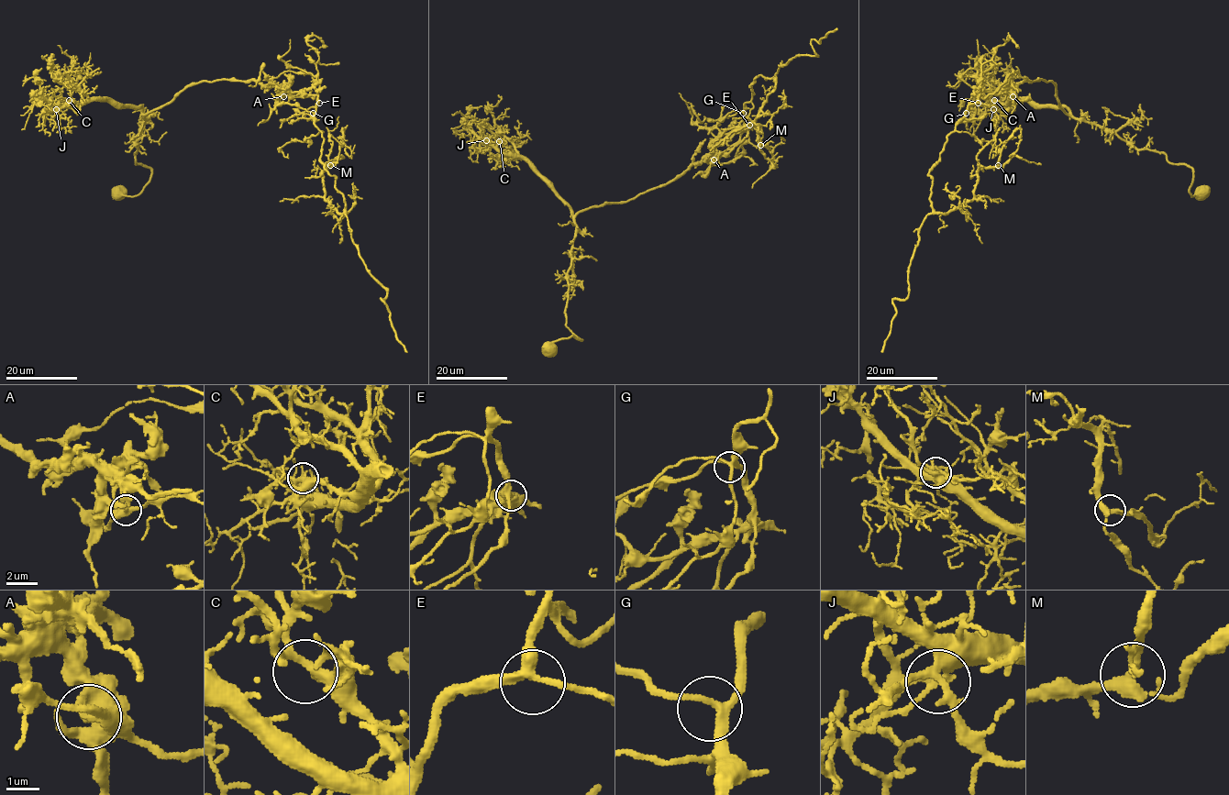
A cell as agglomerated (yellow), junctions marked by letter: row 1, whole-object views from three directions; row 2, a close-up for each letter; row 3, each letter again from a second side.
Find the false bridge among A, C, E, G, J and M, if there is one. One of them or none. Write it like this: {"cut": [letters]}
{"cut": ["A"]}

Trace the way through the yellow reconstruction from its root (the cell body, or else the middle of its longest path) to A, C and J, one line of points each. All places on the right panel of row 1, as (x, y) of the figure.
A: (1200, 194), (1190, 193), (1190, 167), (1069, 116), (1051, 81), (1024, 80), (1011, 87), (1012, 95)
C: (1200, 194), (1190, 193), (1190, 167), (1135, 149), (1065, 106), (994, 100)
J: (1200, 194), (1190, 193), (1190, 167), (1135, 149), (1065, 106), (1011, 100), (993, 109)

